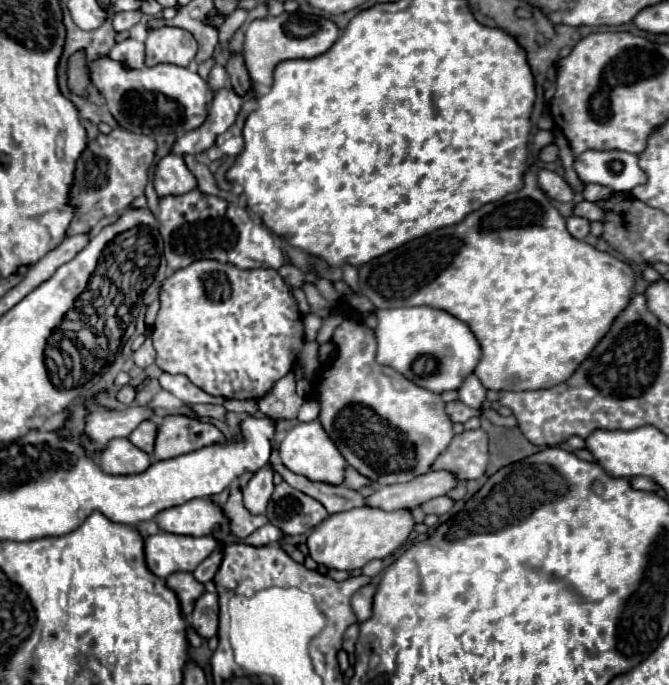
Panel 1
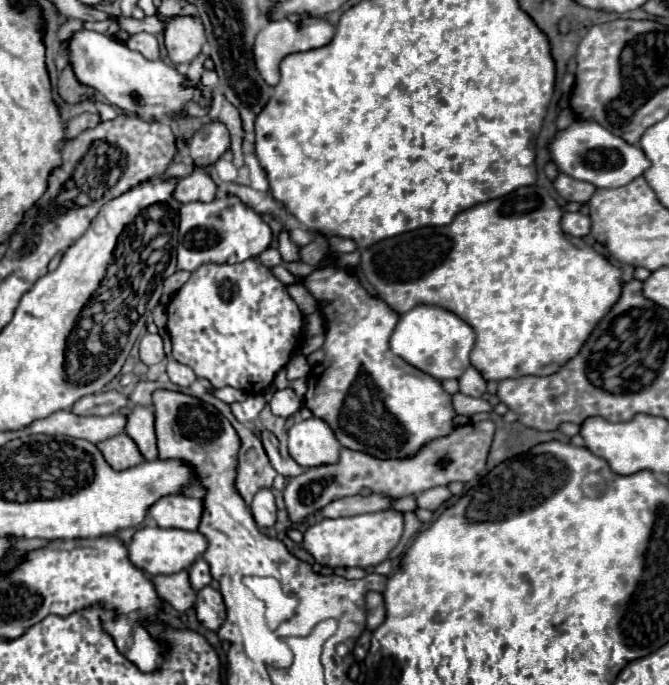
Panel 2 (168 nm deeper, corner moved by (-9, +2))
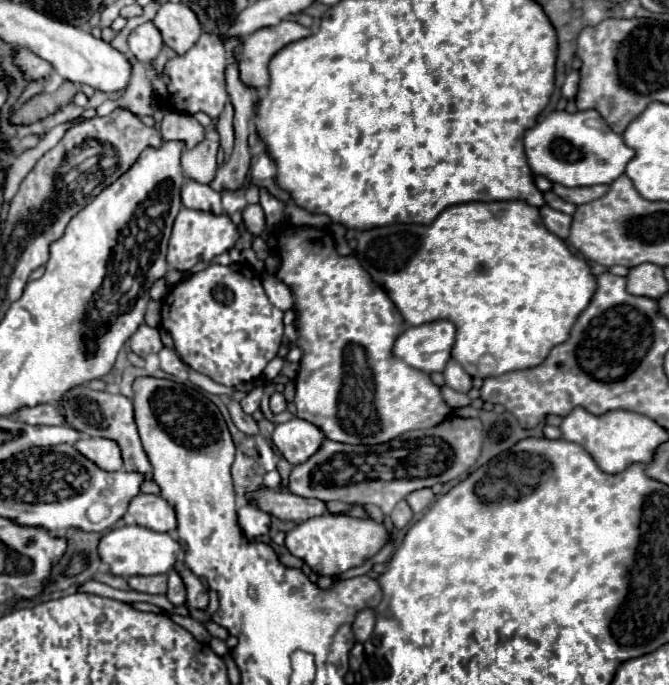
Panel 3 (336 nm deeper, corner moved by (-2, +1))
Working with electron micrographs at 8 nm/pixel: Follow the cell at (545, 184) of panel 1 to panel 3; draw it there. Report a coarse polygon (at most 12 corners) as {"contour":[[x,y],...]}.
{"contour":[[553,185],[553,191],[569,203],[583,205],[603,197],[609,185],[593,187],[563,187]]}

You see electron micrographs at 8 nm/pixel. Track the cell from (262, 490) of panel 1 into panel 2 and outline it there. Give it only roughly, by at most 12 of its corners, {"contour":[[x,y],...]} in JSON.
{"contour":[[260,488],[250,504],[260,528],[276,522],[276,498]]}

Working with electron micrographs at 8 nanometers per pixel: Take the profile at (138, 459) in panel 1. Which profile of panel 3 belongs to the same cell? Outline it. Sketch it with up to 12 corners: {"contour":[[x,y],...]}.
{"contour":[[81,437],[75,449],[103,471],[121,471],[115,441]]}

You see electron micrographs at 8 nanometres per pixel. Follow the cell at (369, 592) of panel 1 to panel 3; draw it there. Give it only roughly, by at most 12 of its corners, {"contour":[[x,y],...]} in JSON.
{"contour":[[375,611],[357,613],[353,633],[359,643],[365,643],[375,627]]}

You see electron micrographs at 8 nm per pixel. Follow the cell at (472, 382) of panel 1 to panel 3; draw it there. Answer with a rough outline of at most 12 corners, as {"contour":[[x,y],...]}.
{"contour":[[455,359],[445,365],[445,385],[467,393],[471,377]]}

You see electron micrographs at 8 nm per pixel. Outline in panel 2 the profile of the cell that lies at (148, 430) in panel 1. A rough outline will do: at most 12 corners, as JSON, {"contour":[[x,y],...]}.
{"contour":[[136,406],[126,434],[144,460],[158,458],[154,412]]}

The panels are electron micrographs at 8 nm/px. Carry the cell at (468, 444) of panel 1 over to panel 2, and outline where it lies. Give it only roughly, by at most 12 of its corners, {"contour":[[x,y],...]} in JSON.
{"contour":[[492,420],[458,426],[414,458],[342,448],[338,464],[288,480],[304,524],[362,488],[418,496],[486,468]]}

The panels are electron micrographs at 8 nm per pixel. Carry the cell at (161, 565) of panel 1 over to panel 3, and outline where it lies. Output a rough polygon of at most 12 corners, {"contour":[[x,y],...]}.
{"contour":[[111,529],[99,557],[117,577],[167,573],[179,555],[169,533]]}

